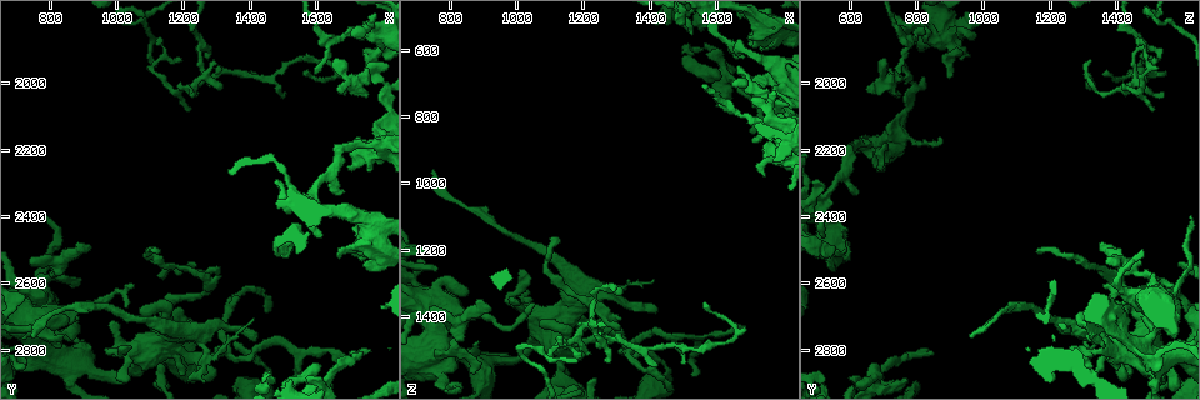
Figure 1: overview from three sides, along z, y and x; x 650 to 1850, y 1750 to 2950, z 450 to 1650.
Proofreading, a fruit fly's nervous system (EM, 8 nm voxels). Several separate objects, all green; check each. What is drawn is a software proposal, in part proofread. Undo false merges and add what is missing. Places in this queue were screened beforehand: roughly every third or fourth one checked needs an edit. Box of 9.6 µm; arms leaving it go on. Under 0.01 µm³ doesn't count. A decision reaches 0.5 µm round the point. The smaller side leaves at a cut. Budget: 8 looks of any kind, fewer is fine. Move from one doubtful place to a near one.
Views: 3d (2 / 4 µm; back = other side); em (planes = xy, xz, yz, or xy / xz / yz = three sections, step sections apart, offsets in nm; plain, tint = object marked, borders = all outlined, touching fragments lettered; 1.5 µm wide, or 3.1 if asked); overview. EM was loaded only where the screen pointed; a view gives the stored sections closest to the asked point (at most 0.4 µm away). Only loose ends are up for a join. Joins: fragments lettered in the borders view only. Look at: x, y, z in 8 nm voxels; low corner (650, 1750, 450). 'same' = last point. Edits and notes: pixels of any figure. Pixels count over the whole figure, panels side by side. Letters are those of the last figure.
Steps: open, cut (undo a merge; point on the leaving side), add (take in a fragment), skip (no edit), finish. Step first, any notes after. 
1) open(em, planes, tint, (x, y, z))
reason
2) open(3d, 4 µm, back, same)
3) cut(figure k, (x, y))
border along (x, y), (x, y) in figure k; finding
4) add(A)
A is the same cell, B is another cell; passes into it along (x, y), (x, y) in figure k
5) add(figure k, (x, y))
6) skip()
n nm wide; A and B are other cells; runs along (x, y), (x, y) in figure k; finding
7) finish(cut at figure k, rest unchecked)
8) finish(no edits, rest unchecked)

open(em, yz, step 4, borders, (1560, 1970, 1350))
free end

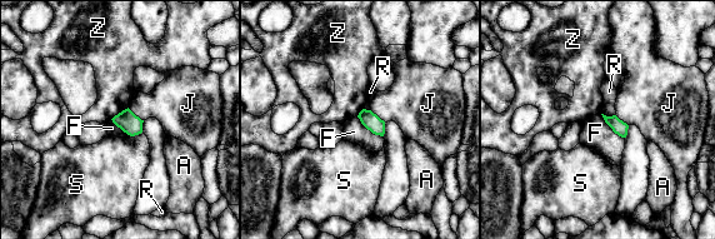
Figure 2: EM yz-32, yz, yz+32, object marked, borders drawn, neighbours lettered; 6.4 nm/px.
skip()
A, F, J, R, S and Z are other cells; border along (128, 106), (110, 119) in figure 2; no lettered fragment goes on from it

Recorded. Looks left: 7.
open(em, planes, borders, (1750, 1850, 980))
free end

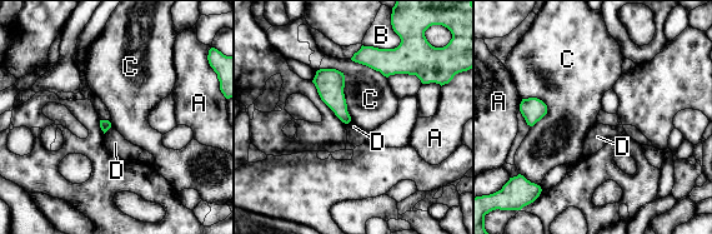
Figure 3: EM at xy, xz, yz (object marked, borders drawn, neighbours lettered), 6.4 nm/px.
skip()
A, B, C and D are other cells; border along (320, 68), (344, 75), (351, 119) in figure 3; none of them fits

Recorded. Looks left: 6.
open(em, planes, tint, (1780, 2190, 640))
thick turns thin

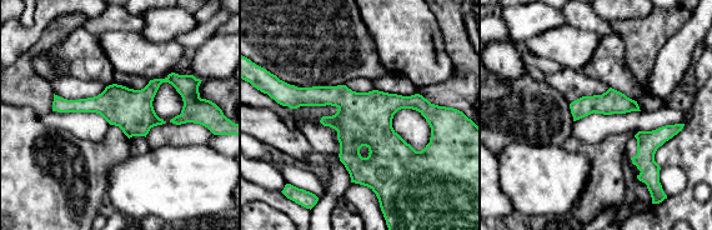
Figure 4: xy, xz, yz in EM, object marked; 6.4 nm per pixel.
open(em, planes, borders, same)

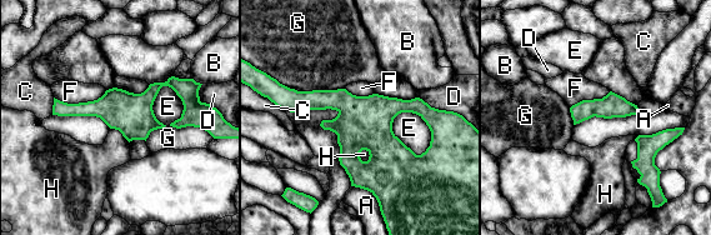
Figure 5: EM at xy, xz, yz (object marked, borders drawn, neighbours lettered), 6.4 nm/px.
skip()
140 nm wide; A, B, C, D, E, F, G and H are other cells; border along (110, 128), (116, 129), (129, 143) in figure 5; all the same neuron

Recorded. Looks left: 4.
finish(no edits, rest unchecked)

